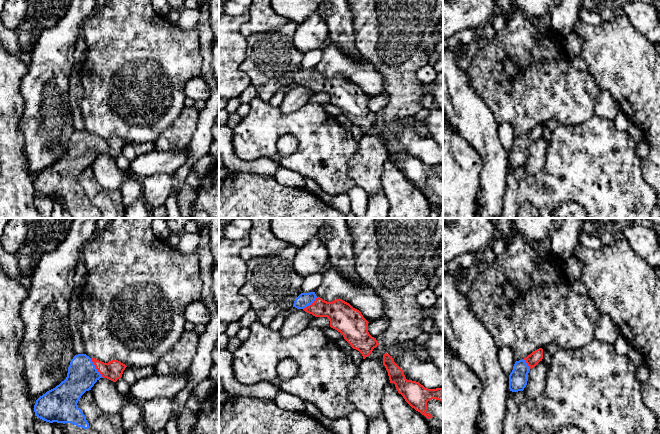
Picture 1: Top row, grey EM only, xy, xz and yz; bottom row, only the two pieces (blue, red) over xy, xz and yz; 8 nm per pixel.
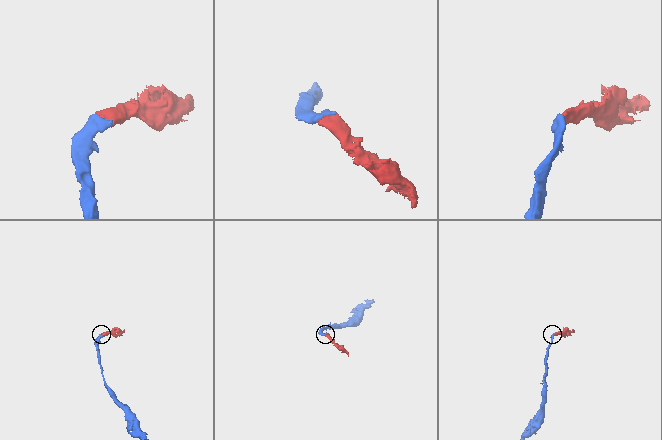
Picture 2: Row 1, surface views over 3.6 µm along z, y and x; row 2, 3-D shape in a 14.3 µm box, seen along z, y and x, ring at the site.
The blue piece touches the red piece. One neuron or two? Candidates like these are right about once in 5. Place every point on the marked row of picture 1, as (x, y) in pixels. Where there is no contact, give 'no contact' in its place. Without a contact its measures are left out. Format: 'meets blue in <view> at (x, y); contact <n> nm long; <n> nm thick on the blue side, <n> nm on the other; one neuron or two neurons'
meets blue in xy at (95, 368); contact 190 nm long; 240 nm thick on the blue side, 160 nm on the other; one neuron

